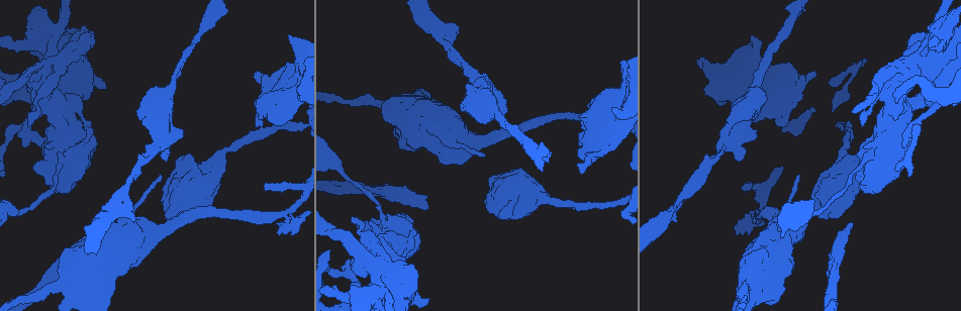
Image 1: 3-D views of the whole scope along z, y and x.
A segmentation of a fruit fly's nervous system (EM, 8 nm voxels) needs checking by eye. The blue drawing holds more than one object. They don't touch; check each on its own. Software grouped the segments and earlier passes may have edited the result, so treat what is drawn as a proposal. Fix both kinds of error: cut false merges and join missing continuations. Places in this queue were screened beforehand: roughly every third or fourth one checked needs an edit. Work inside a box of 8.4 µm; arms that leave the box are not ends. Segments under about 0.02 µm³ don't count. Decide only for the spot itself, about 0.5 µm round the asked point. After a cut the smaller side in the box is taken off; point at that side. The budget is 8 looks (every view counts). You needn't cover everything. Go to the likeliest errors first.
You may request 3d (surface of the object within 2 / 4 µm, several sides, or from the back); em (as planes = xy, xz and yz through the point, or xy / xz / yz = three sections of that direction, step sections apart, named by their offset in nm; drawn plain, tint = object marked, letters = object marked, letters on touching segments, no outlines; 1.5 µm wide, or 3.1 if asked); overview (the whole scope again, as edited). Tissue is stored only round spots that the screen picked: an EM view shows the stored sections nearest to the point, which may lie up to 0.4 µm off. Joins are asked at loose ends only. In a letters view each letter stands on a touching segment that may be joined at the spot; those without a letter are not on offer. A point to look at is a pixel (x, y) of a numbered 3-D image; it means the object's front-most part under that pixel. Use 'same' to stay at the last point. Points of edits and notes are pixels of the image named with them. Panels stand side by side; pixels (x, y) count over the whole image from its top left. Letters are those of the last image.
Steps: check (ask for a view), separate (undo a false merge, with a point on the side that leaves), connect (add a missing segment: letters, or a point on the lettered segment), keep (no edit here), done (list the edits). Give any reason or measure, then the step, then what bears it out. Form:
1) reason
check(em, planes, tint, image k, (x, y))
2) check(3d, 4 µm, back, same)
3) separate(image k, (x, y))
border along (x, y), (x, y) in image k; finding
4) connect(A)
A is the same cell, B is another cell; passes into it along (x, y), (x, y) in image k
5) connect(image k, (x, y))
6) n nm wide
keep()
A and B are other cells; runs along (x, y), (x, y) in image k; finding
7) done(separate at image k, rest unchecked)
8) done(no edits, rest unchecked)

an open end
check(em, planes, letters, image 1, (850, 222))

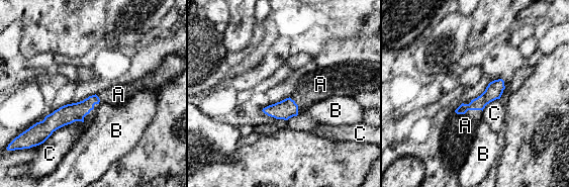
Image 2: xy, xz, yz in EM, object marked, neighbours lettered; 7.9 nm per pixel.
connect(A)
A is the same cell, B and C are other cells; passes into it along (67, 114), (93, 107), (118, 94) in image 2; it goes on there

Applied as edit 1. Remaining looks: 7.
check(overview)

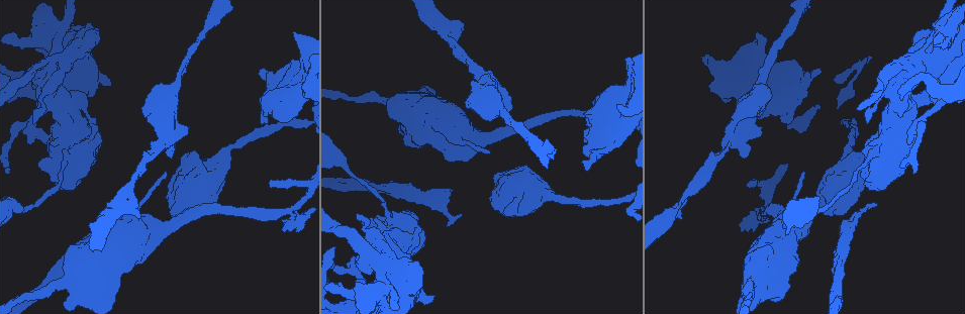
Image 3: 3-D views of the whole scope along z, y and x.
thick turns thin
check(3d, 4 µm, image 3, (898, 87))

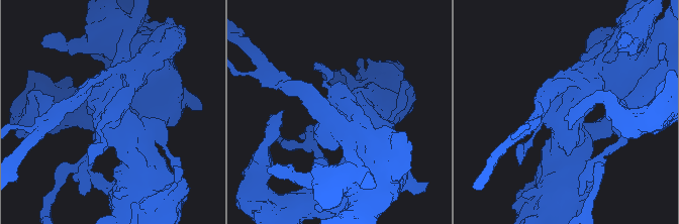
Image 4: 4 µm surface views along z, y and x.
check(em, planes, tint, image 4, (565, 111))

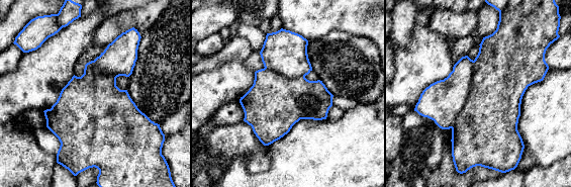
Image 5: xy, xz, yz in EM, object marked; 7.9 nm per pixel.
see the neighbours
check(em, planes, letters, same)

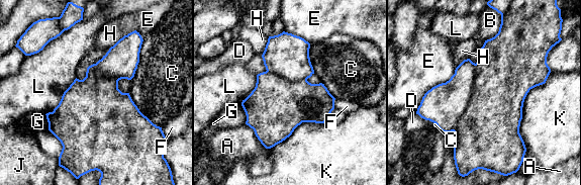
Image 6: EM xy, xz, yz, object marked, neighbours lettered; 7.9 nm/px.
keep()
A, B, C, D, E, F, G, H, J, K and L are other cells; border along (76, 77), (59, 104), (45, 114) in image 6; all the same neuron

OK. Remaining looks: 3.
sudden change in width
check(em, planes, tint, image 3, (392, 222))

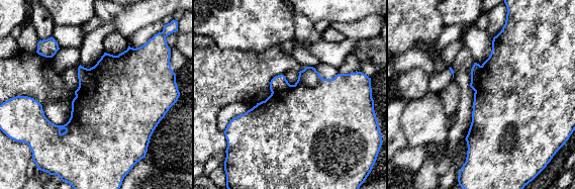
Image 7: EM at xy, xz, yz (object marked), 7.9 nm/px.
what lies round it
check(em, planes, letters, same)

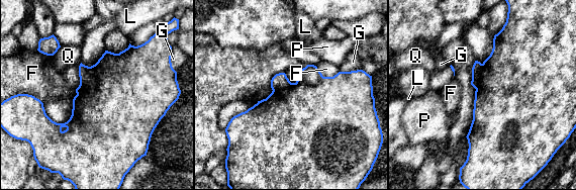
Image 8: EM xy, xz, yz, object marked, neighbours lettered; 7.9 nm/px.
separate(image 8, (86, 78))
F, G, L, P and Q are other cells; border along (88, 67), (92, 82), (81, 87) in image 8; two neurons meet here

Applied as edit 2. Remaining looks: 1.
done(connect at image 2, separate at image 8, rest unchecked)

